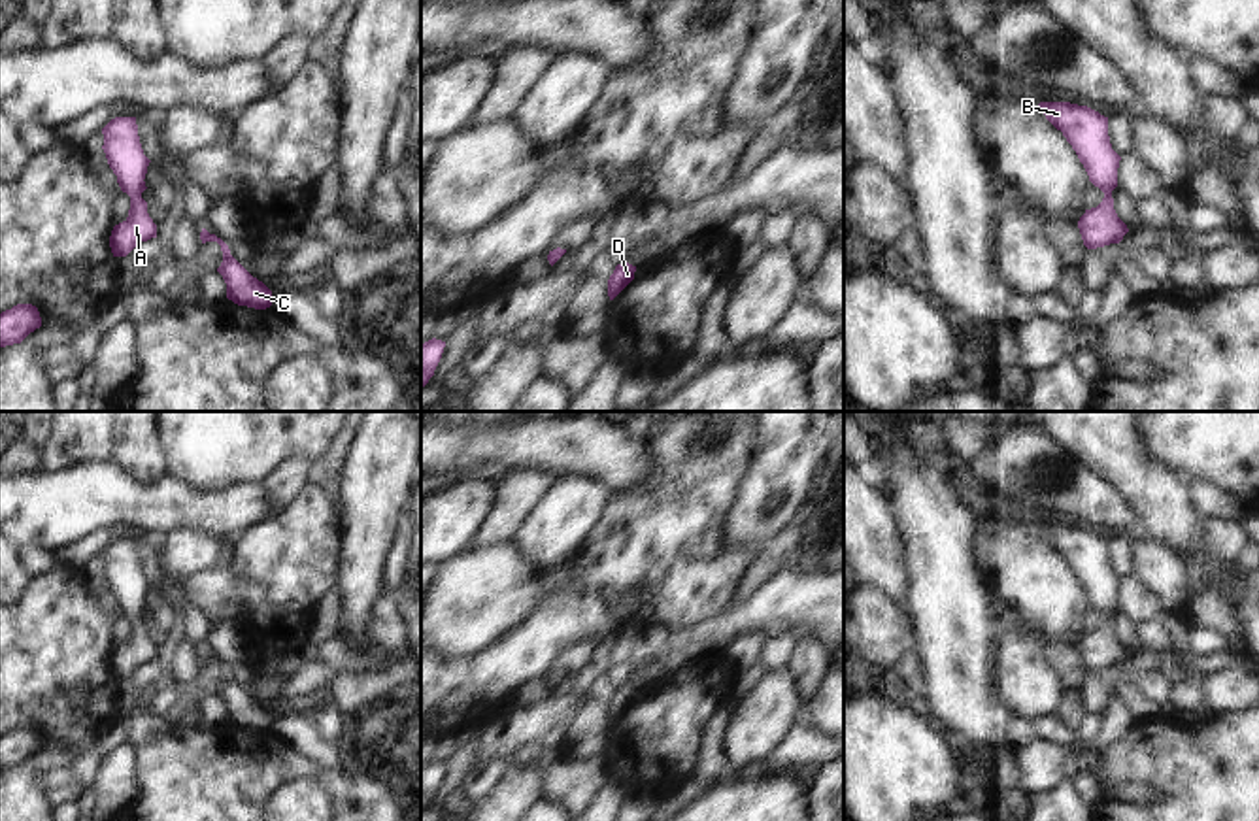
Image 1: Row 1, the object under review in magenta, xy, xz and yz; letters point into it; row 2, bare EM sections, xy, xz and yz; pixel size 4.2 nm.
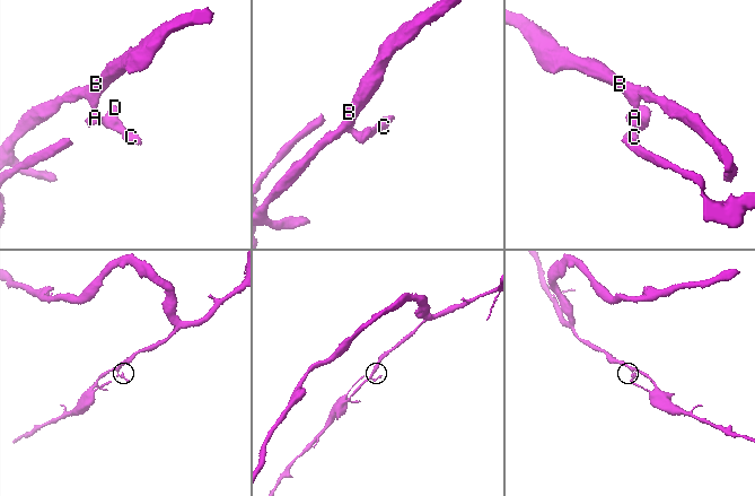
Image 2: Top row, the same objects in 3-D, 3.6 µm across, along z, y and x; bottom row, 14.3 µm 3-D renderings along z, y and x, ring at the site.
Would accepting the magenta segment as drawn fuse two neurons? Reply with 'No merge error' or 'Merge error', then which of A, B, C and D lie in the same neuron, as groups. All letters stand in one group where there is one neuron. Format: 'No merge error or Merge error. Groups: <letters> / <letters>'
No merge error. Groups: A B C D.

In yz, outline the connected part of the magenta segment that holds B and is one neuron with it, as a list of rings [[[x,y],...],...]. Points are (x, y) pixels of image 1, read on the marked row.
[[[1040,102],[1046,119],[1063,132],[1083,164],[1089,181],[1104,193],[1097,208],[1085,209],[1078,228],[1087,249],[1119,243],[1129,232],[1114,209],[1112,191],[1117,187],[1121,157],[1112,149],[1108,117],[1070,102]]]

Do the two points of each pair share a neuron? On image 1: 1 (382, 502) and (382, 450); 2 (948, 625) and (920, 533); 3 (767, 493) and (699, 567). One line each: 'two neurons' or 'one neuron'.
1: one neuron
2: one neuron
3: two neurons

